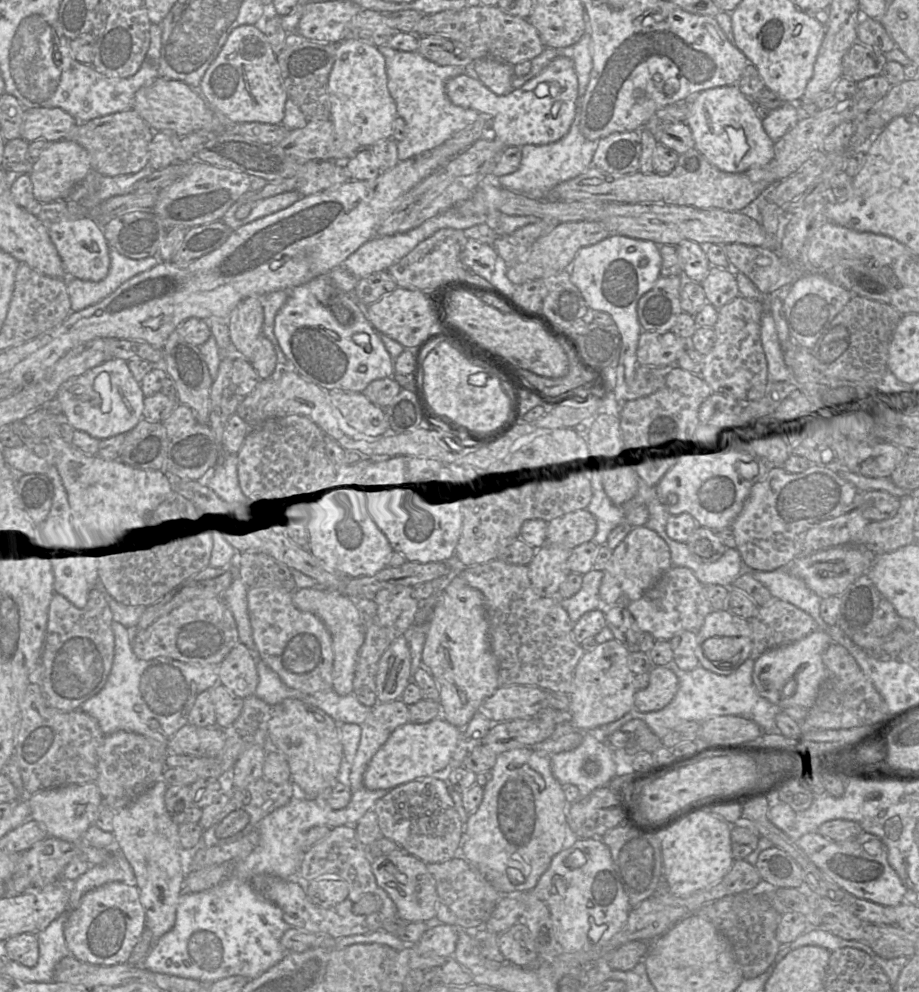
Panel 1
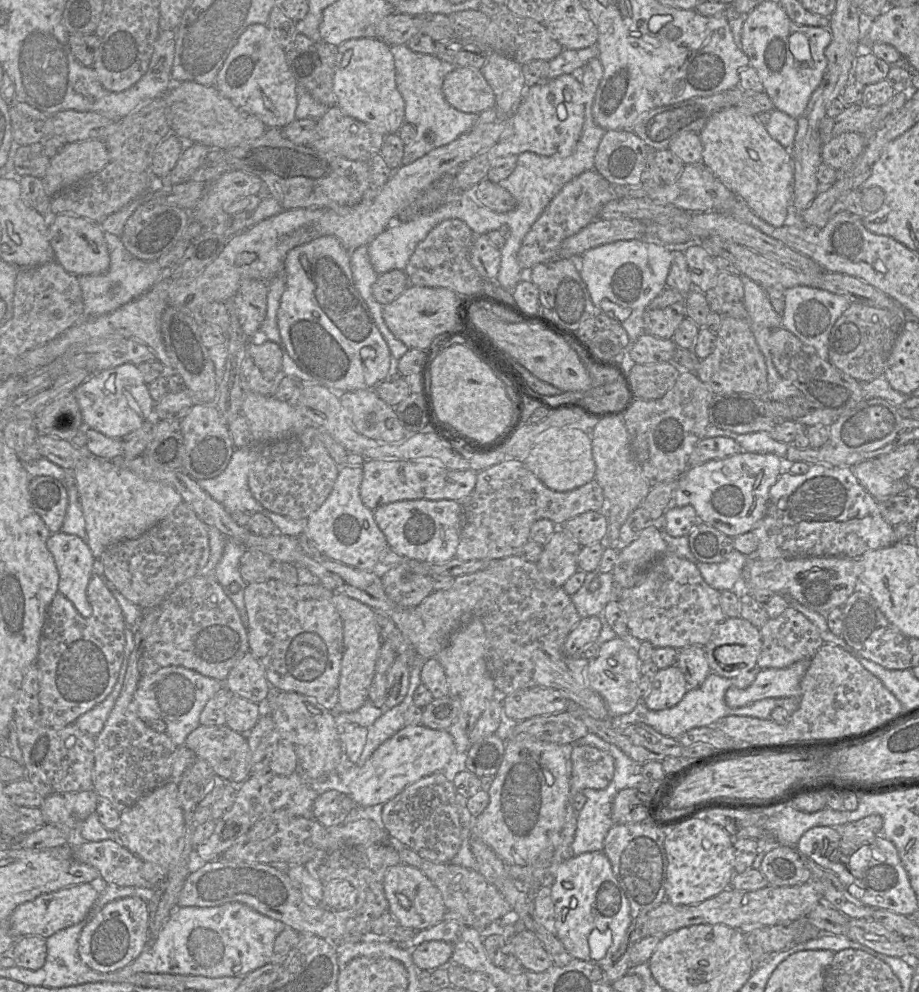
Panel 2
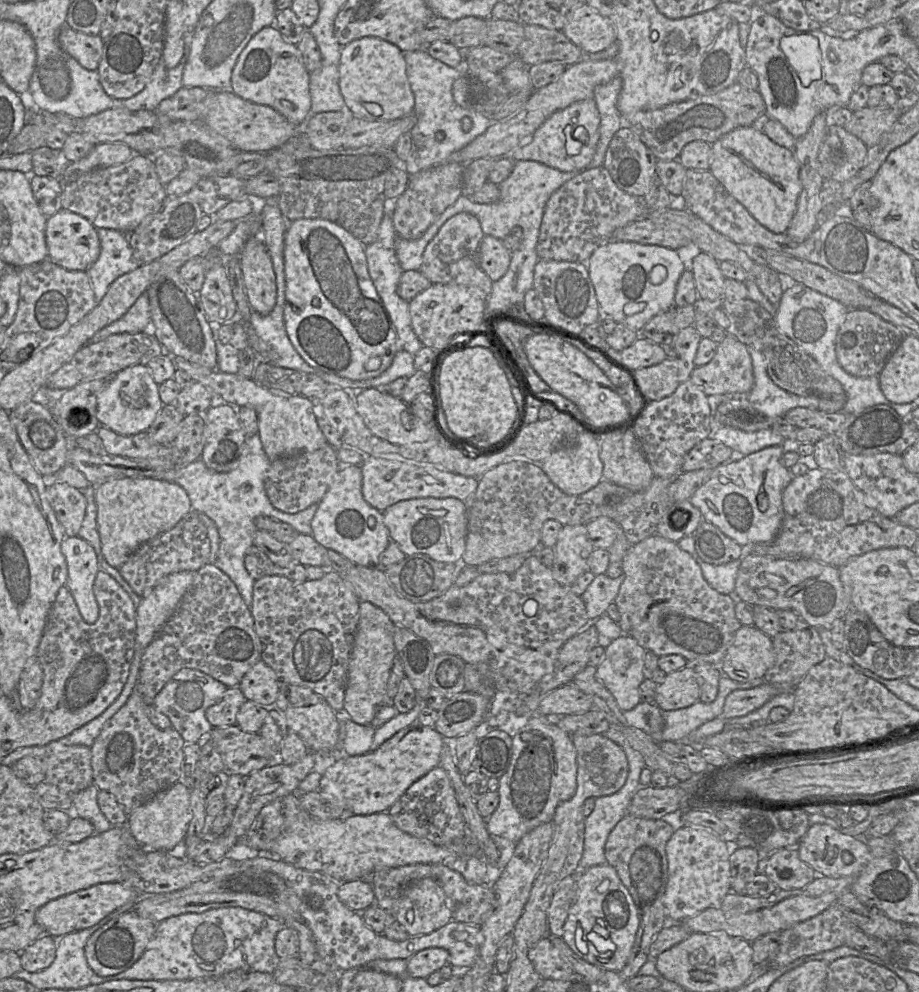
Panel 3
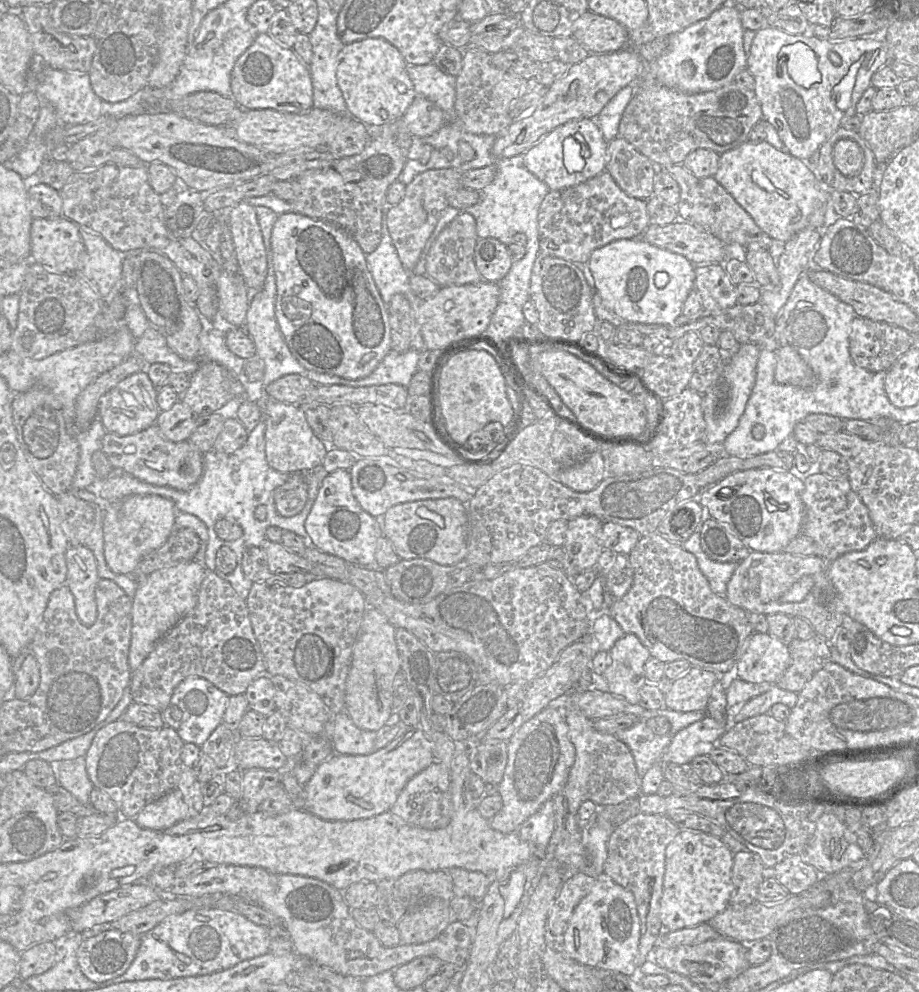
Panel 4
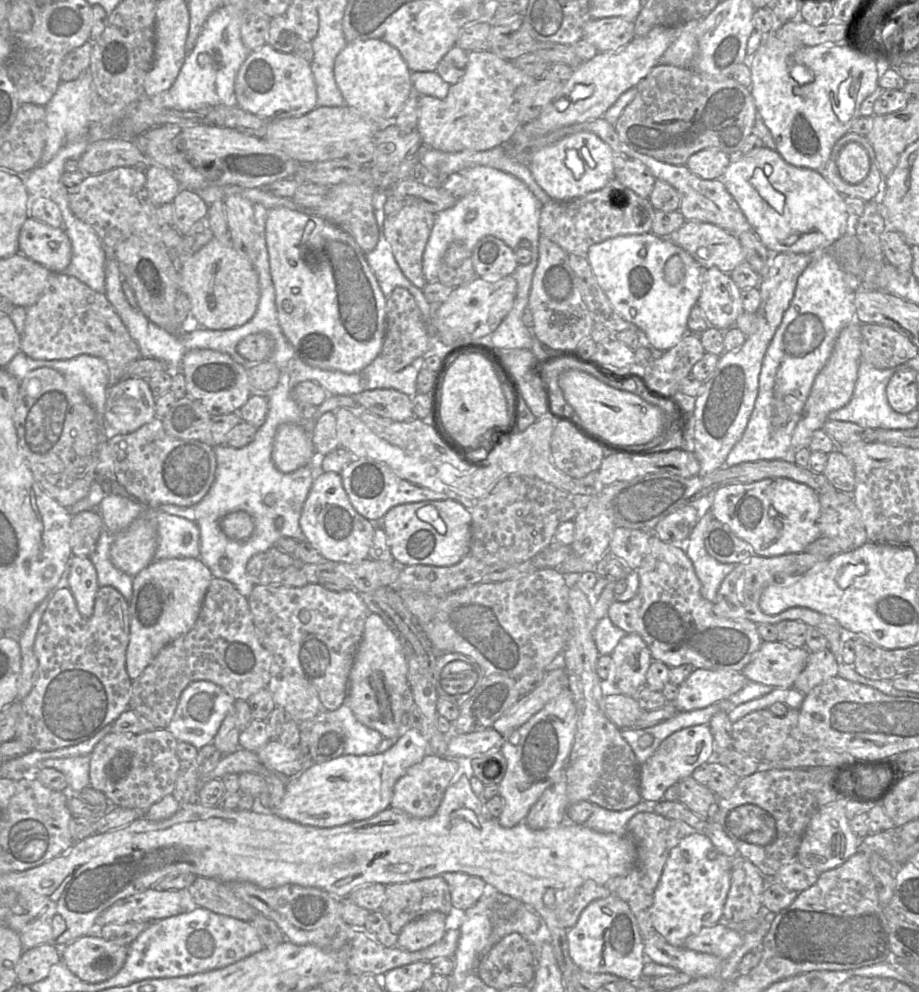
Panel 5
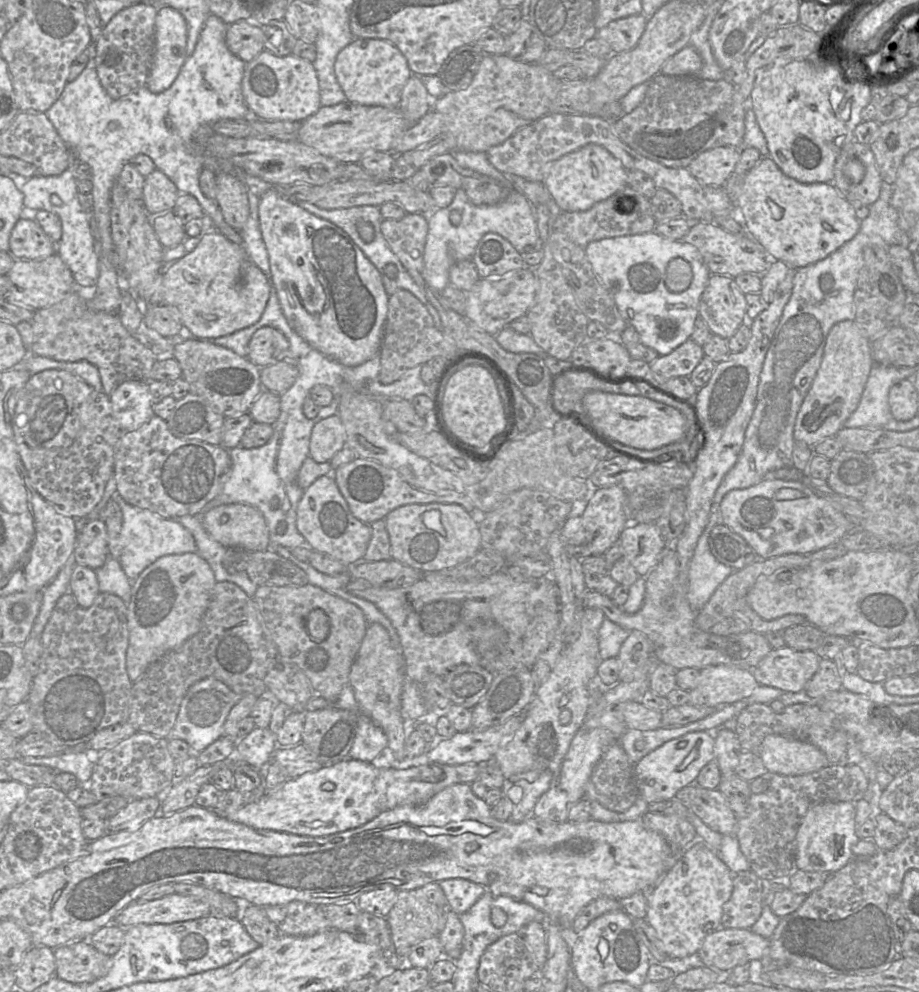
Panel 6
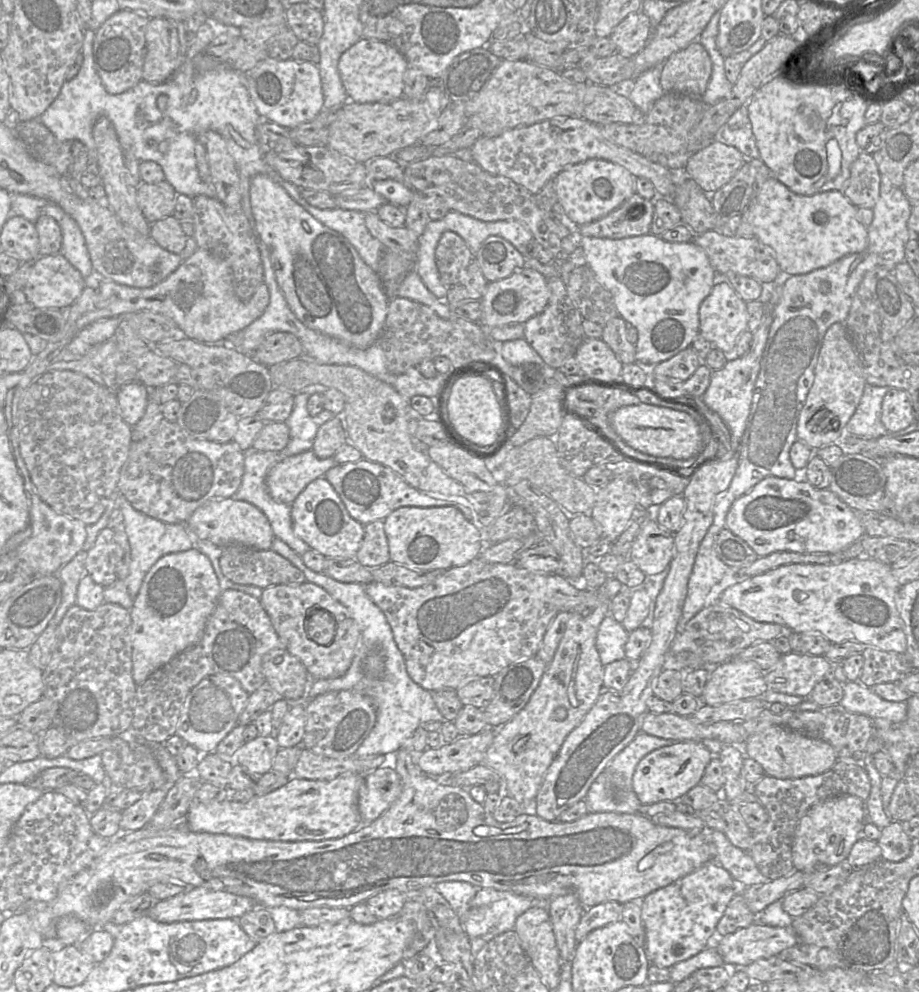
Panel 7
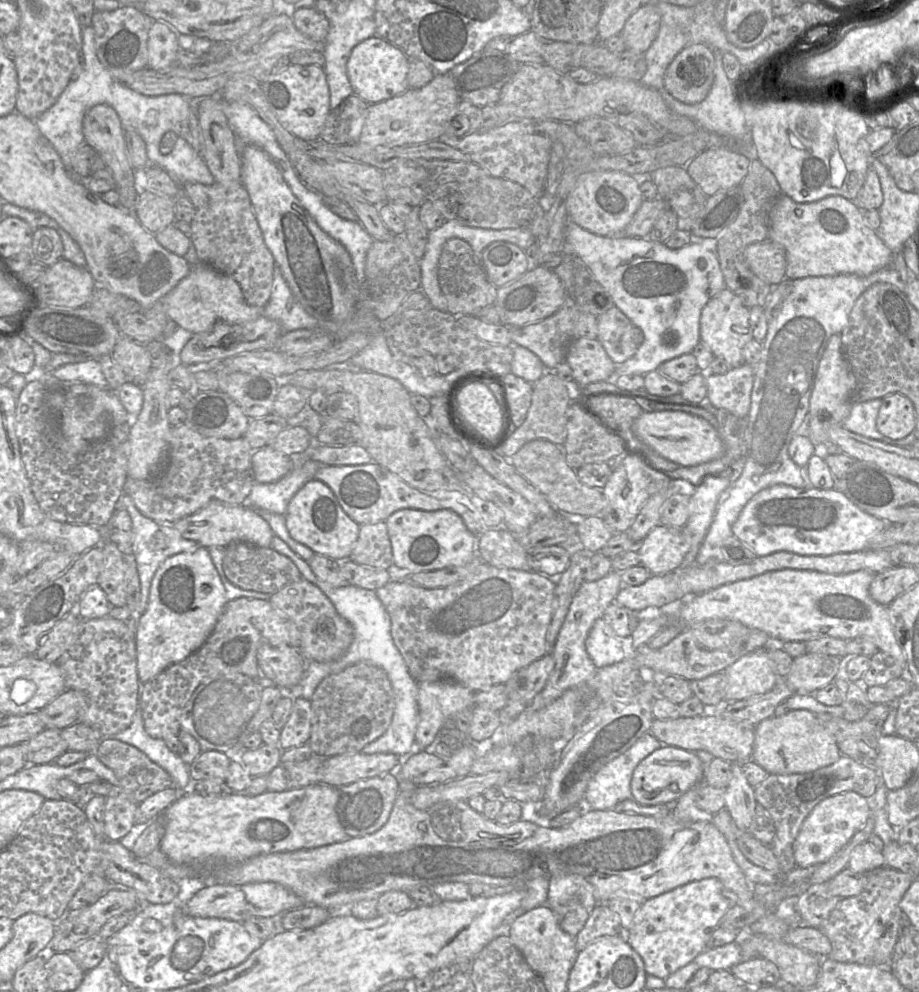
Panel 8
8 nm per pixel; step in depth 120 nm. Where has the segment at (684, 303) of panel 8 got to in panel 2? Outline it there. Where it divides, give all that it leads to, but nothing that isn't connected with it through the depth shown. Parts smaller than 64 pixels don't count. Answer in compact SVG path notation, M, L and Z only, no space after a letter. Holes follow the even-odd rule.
M643 239L620 240L600 245L575 259L597 313L605 313L628 333L630 345L644 332L643 314L647 305L666 287L672 254L660 244Z

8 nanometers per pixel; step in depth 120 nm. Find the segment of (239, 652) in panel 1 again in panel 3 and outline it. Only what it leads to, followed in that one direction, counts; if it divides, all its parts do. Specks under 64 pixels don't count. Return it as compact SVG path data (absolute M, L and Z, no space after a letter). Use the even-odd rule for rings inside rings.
M259 660L243 676L238 688L246 700L272 707L278 696L279 685L275 672Z

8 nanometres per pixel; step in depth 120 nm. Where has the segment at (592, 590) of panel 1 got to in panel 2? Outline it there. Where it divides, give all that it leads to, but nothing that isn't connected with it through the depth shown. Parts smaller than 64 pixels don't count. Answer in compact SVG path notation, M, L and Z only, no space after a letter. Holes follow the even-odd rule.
M597 570L587 572L581 588L571 596L579 616L587 618L602 615L604 608L611 600L616 600L616 586L612 573L599 573ZM598 579L599 588L589 591L592 580Z

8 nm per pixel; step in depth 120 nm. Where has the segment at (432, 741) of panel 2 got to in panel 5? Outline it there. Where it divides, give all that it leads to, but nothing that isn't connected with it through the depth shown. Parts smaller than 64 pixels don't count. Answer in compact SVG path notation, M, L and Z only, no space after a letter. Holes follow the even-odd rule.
M410 728L383 753L343 754L326 762L308 764L298 776L289 778L285 795L274 813L284 819L319 828L369 819L390 807L395 783L427 754L430 754L430 749L425 737Z

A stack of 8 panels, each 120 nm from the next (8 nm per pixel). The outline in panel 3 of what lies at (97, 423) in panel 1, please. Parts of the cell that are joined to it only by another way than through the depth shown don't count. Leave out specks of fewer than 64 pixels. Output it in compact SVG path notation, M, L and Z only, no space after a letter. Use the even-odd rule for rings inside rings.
M133 365L111 376L97 397L96 419L105 427L122 436L147 431L163 407L158 384L153 380L147 365Z

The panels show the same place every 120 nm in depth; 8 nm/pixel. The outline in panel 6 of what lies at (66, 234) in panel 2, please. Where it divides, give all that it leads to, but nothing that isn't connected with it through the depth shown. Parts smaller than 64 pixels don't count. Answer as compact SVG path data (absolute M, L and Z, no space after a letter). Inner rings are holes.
M19 219L10 234L9 252L16 260L42 260L55 254L56 247L35 219Z

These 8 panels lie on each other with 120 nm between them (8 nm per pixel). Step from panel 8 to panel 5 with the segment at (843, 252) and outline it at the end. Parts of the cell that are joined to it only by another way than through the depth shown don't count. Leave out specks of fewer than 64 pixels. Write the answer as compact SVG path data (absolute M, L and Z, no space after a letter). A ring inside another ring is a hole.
M762 146L746 155L733 157L721 181L738 204L751 229L768 250L777 253L819 253L830 249L851 229L852 218L847 211L844 196L819 171L793 166L776 150Z

